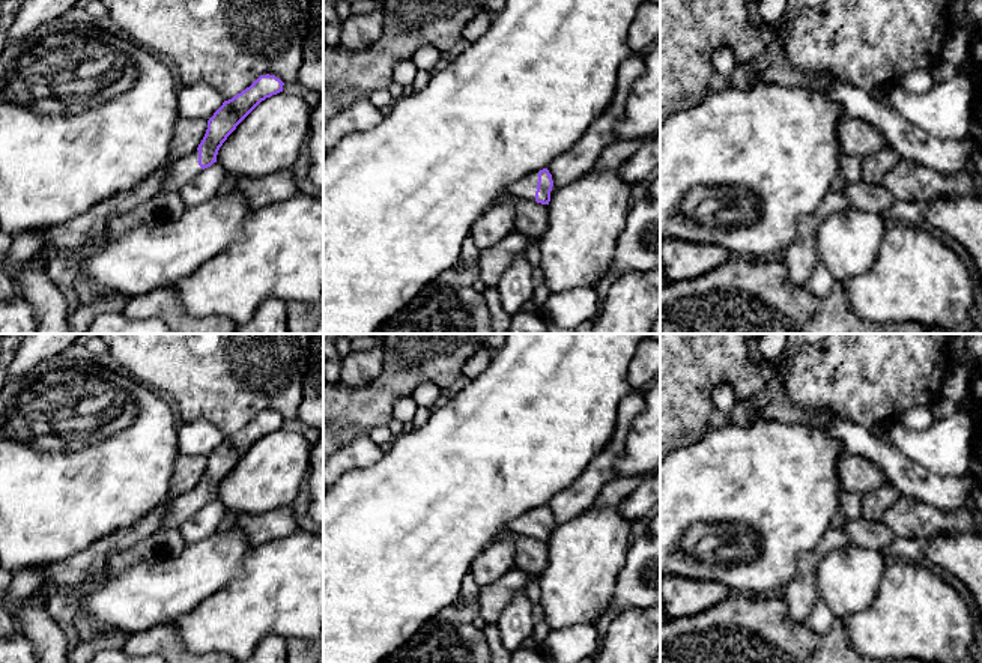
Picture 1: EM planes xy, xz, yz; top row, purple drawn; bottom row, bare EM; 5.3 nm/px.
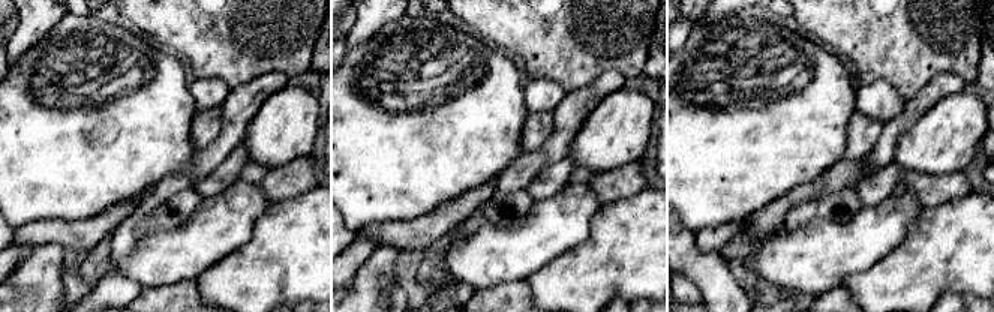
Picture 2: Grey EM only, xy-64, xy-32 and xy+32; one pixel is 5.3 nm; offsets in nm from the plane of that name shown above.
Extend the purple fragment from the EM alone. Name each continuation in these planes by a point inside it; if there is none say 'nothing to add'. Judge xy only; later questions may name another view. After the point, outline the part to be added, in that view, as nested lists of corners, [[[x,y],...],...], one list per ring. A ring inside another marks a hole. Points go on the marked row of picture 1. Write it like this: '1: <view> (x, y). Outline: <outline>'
1: xy (181, 172). Outline: [[[197,149],[185,158],[168,162],[159,194],[179,194],[179,191],[202,171],[203,168],[199,165]]]

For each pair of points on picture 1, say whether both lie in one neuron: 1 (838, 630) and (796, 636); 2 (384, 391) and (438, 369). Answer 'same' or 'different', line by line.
1: same
2: same

